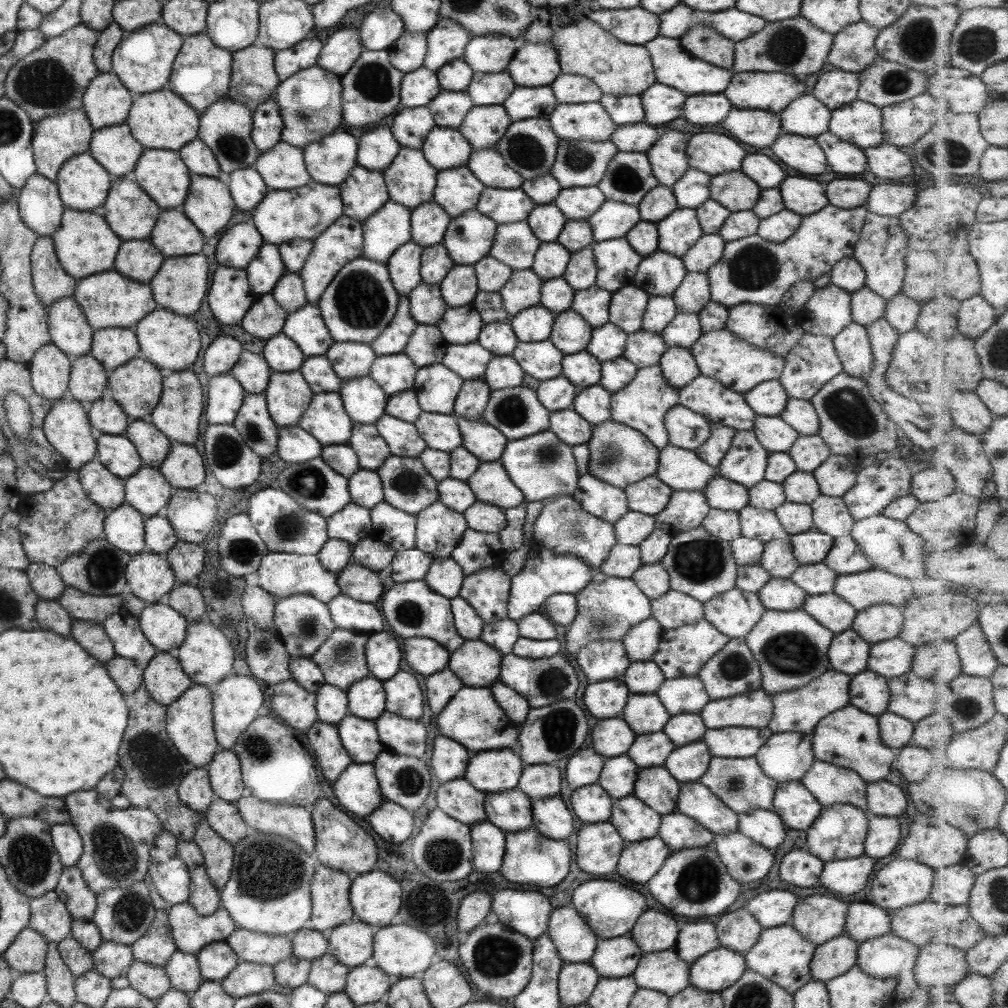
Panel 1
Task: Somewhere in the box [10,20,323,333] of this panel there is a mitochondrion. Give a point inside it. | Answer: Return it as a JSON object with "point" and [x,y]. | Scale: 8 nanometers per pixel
{"point":[45,82]}

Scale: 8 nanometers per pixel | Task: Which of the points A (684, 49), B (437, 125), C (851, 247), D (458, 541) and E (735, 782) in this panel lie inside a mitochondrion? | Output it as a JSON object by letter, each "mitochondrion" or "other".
{"A":"other","B":"other","C":"other","D":"other","E":"mitochondrion"}

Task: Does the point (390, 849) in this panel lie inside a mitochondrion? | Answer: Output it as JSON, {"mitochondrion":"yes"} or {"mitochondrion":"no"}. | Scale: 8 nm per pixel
{"mitochondrion":"no"}

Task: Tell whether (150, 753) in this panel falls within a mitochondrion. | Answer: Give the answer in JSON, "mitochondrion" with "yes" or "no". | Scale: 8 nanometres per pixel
{"mitochondrion":"yes"}

